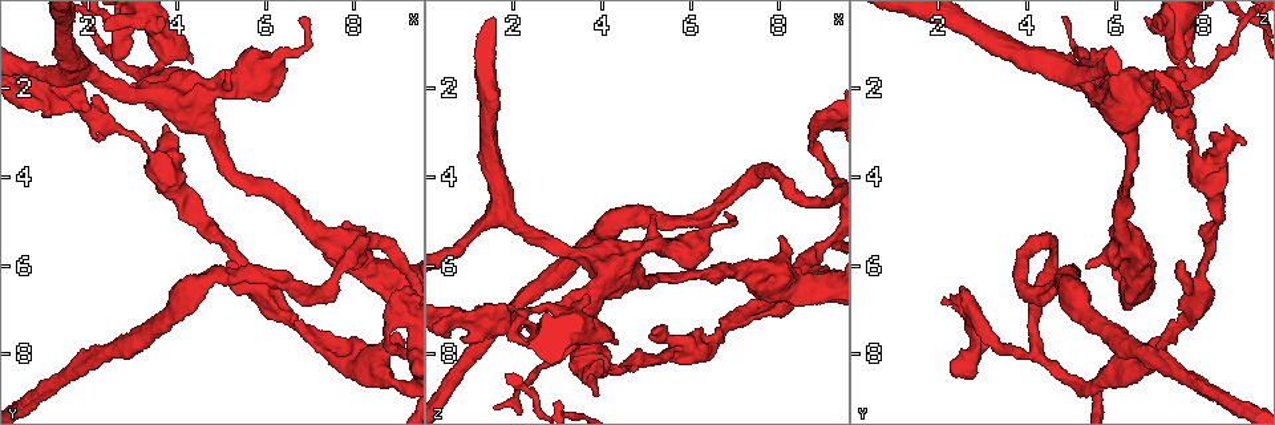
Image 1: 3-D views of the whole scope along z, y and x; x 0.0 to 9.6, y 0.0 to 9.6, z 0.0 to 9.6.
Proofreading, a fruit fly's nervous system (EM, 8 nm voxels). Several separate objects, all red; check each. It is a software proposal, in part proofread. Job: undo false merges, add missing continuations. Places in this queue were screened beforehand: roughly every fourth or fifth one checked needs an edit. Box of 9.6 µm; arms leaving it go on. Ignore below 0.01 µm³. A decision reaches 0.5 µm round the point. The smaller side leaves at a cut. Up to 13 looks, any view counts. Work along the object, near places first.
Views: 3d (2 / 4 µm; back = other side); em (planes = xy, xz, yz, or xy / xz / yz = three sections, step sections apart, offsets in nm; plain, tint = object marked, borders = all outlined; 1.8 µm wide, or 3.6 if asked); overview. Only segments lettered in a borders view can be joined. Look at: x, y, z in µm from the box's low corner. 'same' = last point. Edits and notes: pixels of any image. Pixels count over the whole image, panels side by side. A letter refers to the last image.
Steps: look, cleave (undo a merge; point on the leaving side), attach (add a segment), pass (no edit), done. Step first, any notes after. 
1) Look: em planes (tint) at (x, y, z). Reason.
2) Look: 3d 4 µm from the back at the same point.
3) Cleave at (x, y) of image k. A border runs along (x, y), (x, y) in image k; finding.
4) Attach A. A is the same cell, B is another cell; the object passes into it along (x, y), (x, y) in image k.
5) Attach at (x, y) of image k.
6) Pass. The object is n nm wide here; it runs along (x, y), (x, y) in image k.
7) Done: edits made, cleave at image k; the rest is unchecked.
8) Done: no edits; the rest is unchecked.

Look: em yz step 16 (tint) at (9.00, 7.15, 2.85). Arms run side by side.

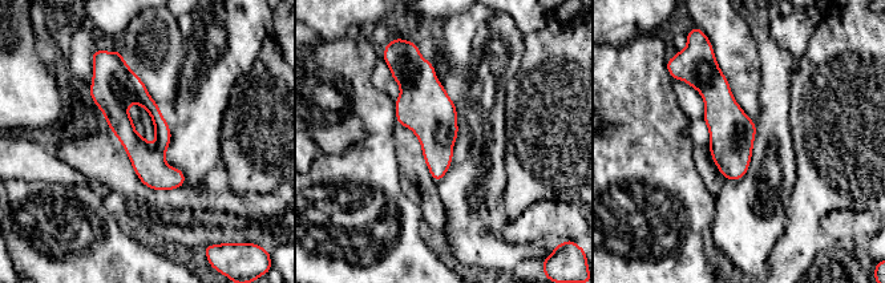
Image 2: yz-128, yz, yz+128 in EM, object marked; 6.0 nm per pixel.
Look: em planes (borders) at the same point.

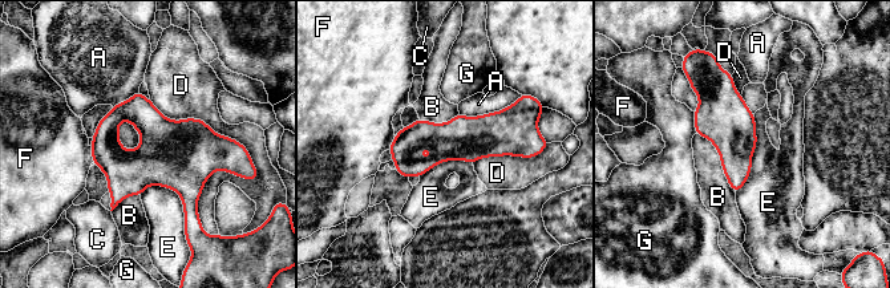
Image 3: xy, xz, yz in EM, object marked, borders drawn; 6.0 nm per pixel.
Pass. A, B, C, D, E, F and G are other cells; a border runs along (148, 185), (179, 197), (185, 234) in image 3; continuous, no second cell.

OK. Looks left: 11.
Look: 3d 4 µm from the back at (9.05, 7.60, 6.10). Thin end.

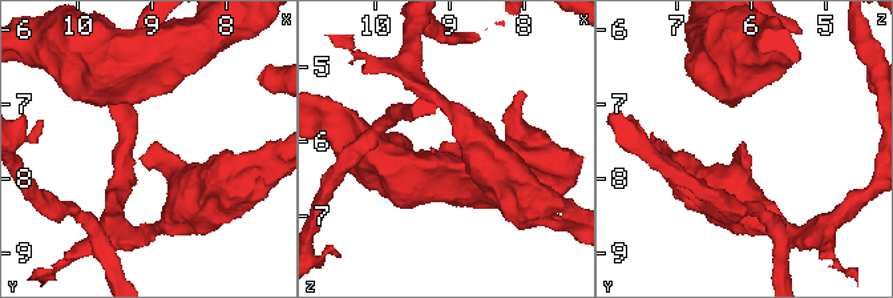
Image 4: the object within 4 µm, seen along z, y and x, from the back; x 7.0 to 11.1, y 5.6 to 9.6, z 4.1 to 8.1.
Look: em xz step 4 (borders) at (9.00, 7.55, 6.05).

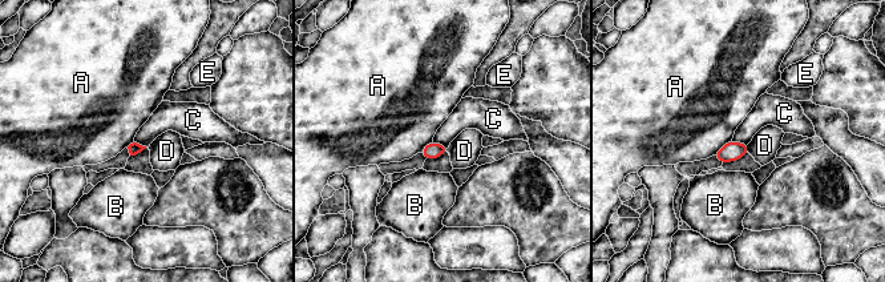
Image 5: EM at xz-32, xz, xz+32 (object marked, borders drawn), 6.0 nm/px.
Look: em planes (borders) at the same point. Cut it another way.

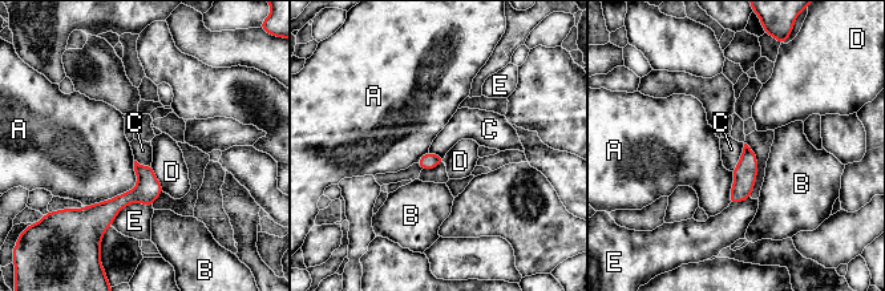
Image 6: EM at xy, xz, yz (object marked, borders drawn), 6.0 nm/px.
Pass. A, B, C, D and E are other cells; none of them fits.

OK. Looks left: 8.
Look: em planes (borders) at (4.10, 2.15, 6.35). Thick turns thin.

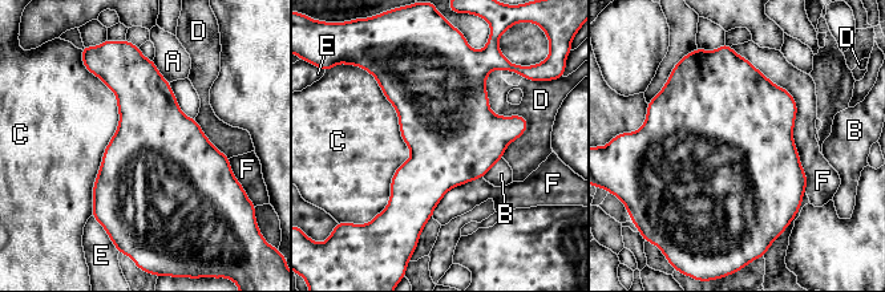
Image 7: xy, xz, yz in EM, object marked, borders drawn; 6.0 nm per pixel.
Pass. A, B, C, D, E and F are other cells; all the same cell.

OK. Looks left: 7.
Look: 3d 4 µm at (0.85, 1.65, 5.55). Narrows sharply.

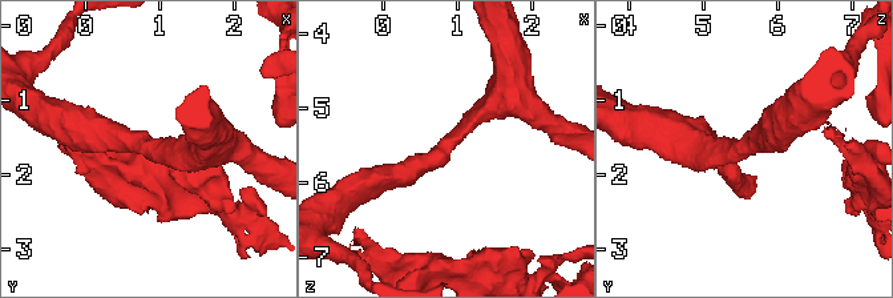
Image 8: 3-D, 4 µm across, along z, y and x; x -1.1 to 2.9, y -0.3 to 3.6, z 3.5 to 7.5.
Look: em yz step 16 (tint) at (0.85, 1.70, 5.50). Now the EM.

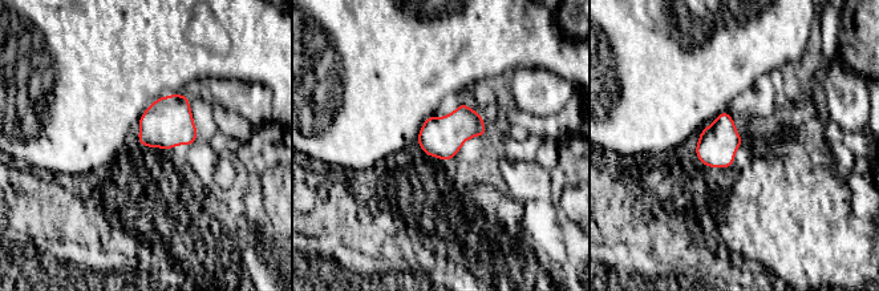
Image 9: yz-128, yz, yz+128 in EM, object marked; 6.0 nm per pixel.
Look: em planes (borders) at the same point. Cut it another way.

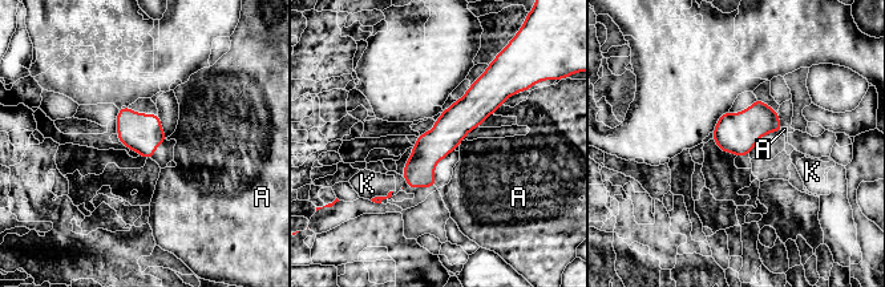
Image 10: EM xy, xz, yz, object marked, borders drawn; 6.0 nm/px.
Pass. A and K are other cells; it runs along (489, 79), (412, 185) in image 10; one cell here.

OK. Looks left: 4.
Look: 3d 4 µm at (2.15, 2.45, 7.35). Two arms at a narrow angle.

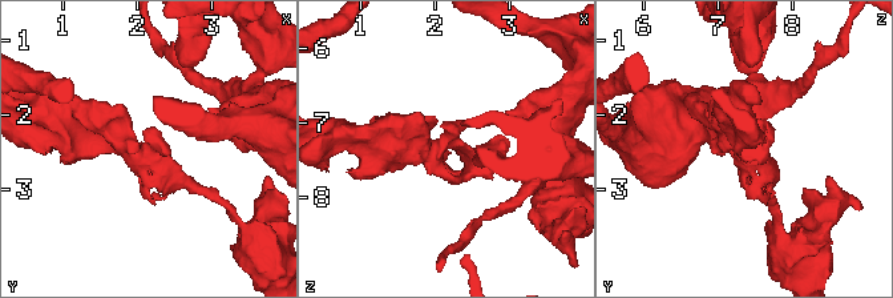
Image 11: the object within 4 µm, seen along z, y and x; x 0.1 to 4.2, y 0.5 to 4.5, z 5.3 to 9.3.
Look: em yz step 8 (tint) at (2.10, 2.55, 7.25). Need the tissue.

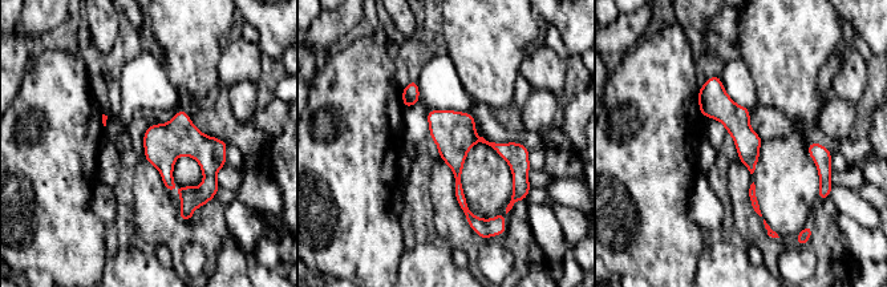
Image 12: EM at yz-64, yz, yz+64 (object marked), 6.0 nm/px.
Look: em yz step 8 (borders) at the same point. What lies round it.

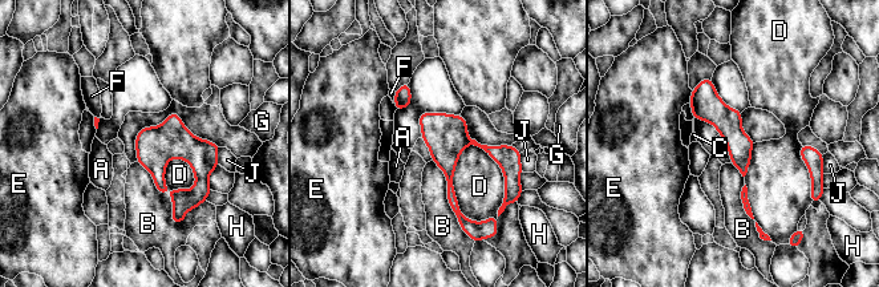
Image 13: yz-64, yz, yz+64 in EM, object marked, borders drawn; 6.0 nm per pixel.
Pass. A, B, C, D, E, F, G, H and J are other cells; it runs along (703, 83), (744, 169) in image 13; continuous, no second cell.

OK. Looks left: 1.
Done: no edits; the rest is unchecked.

